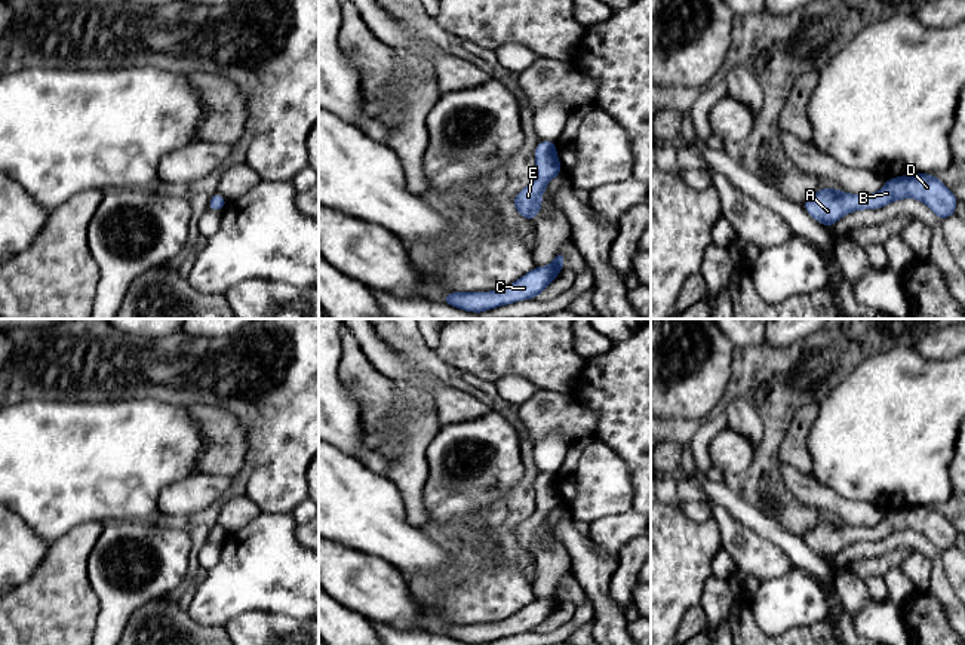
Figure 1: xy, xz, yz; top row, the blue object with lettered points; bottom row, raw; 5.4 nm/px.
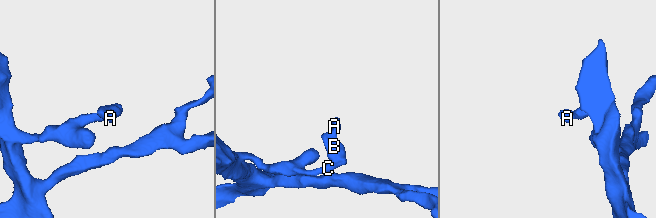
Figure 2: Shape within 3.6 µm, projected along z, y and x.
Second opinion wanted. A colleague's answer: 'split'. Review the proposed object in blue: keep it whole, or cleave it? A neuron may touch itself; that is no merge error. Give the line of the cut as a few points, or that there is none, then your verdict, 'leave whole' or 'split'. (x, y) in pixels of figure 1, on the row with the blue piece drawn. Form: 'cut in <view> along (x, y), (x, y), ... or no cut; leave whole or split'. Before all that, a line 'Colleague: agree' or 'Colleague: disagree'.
Colleague: disagree
no cut; leave whole

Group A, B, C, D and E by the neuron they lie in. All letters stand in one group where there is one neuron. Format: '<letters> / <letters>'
A B C D E

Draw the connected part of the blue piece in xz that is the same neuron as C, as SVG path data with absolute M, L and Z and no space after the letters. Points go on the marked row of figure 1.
M557 251L551 264L545 267L534 267L519 280L505 288L489 292L452 292L445 295L442 302L460 310L482 313L500 305L519 302L522 300L534 300L559 276L563 267L565 255Z

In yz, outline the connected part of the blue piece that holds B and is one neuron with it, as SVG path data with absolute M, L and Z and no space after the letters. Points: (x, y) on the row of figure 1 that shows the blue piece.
M928 173L889 178L879 191L863 196L826 187L806 199L803 208L815 221L832 227L851 212L879 209L901 199L925 203L940 219L956 214L958 197L935 175Z

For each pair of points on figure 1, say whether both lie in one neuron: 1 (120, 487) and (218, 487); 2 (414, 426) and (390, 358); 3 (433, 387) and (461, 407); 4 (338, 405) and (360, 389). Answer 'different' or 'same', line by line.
1: different
2: different
3: same
4: different

